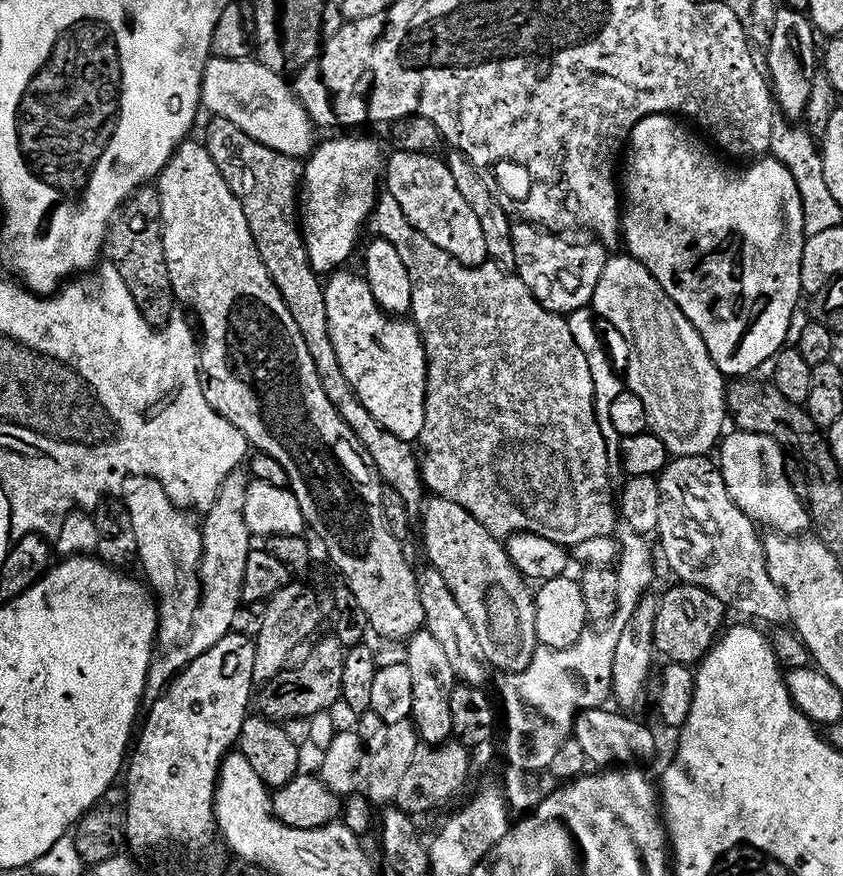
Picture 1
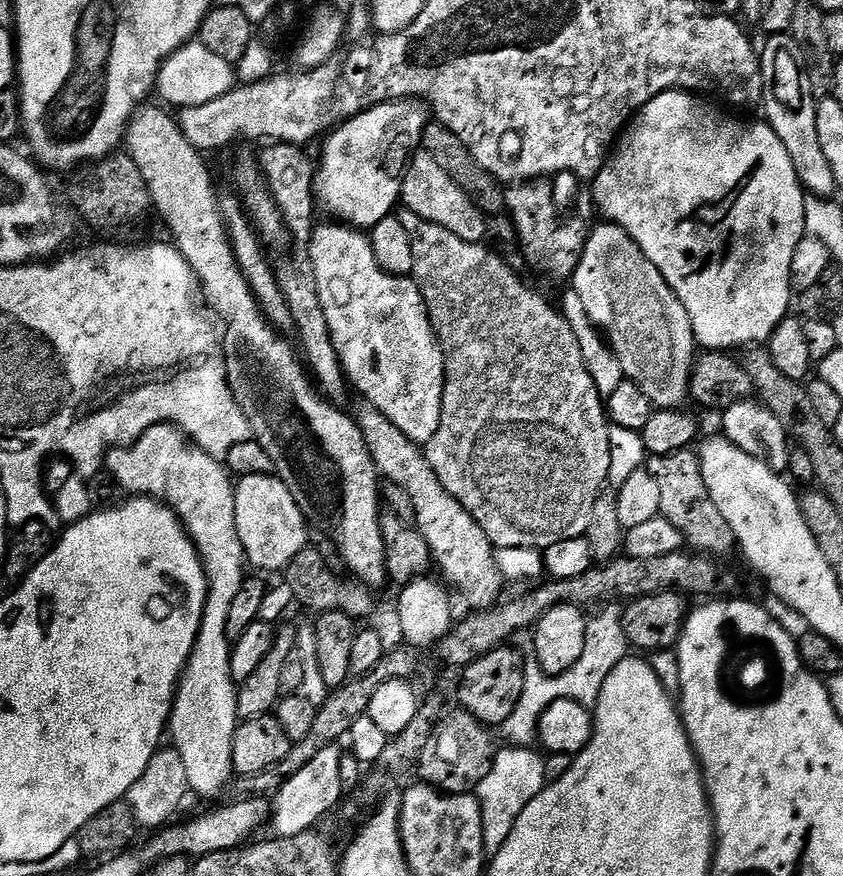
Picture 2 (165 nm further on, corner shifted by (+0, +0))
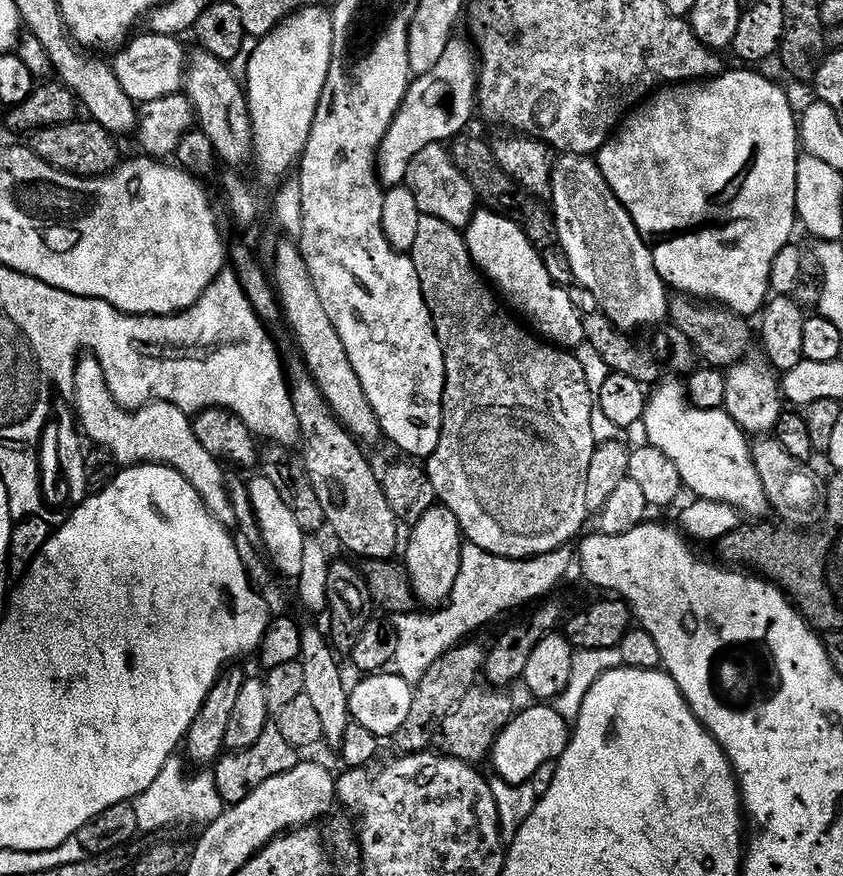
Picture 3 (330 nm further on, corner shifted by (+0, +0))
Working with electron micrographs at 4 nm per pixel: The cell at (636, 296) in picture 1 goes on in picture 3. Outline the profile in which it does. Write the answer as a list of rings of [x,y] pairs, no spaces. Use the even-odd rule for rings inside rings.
[[[573,152],[556,157],[552,171],[552,195],[550,197],[552,215],[556,217],[556,229],[560,244],[570,258],[570,270],[576,284],[584,287],[596,299],[595,307],[621,332],[636,334],[639,328],[655,329],[668,320],[669,289],[654,266],[652,250],[640,236],[624,204],[610,190],[602,174],[599,163],[592,156],[579,156]]]

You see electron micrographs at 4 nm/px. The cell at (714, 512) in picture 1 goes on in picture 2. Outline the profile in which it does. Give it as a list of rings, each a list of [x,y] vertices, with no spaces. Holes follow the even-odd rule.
[[[685,450],[665,456],[652,456],[647,461],[646,470],[656,479],[658,491],[662,493],[660,515],[678,526],[689,549],[713,558],[721,558],[720,556],[726,555],[731,548],[737,547],[726,518],[722,518],[718,506],[714,506],[710,498],[700,469],[700,458],[695,451]]]

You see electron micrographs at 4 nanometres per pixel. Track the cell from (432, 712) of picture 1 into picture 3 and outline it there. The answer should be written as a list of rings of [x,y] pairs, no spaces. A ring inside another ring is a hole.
[[[437,506],[426,510],[426,514],[422,514],[422,518],[417,524],[411,525],[409,534],[406,536],[406,544],[408,540],[408,549],[404,552],[402,563],[408,570],[408,576],[412,580],[412,589],[416,595],[417,601],[424,606],[443,606],[447,604],[450,594],[454,590],[454,582],[458,582],[460,577],[460,550],[462,547],[462,533],[458,518],[454,518],[454,514],[449,508]]]

